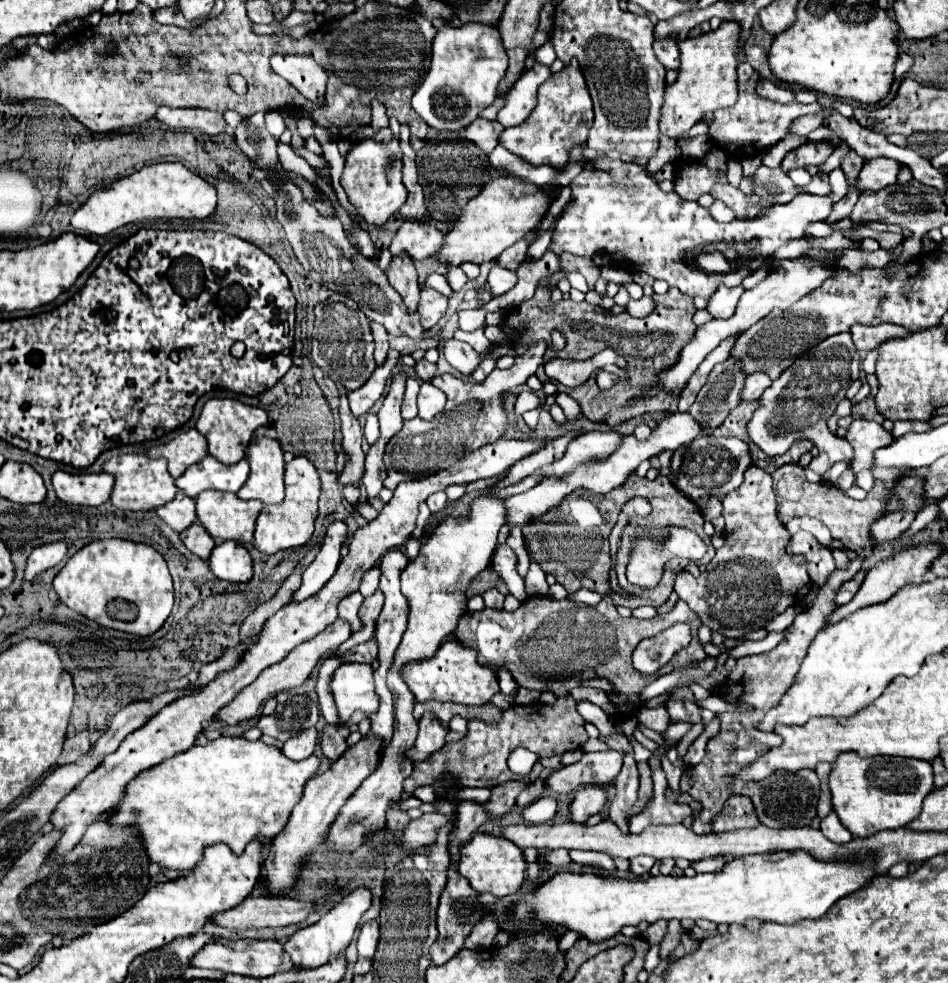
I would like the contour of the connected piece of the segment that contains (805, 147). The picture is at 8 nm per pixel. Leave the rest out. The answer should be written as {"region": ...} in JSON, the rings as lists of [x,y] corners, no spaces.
{"region":[[[806,142],[786,154],[786,158],[782,160],[782,170],[790,172],[794,168],[820,166],[826,162],[826,158],[832,154],[832,150],[834,150],[834,146],[830,142]]]}

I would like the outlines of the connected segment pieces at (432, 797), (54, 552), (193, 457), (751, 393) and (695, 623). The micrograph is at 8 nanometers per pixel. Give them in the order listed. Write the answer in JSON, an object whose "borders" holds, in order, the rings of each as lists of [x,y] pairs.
{"borders":[[[[432,785],[420,786],[416,792],[414,792],[416,798],[420,798],[422,802],[436,802],[436,788]]],[[[58,540],[58,542],[48,542],[42,546],[36,546],[32,550],[32,554],[28,556],[28,564],[26,564],[26,580],[36,578],[40,572],[56,566],[62,562],[62,558],[66,556],[66,542]]],[[[190,428],[166,444],[154,446],[148,450],[148,458],[166,458],[168,472],[172,478],[180,478],[186,468],[200,462],[208,454],[206,438],[196,430]]],[[[764,372],[750,374],[746,378],[746,384],[742,386],[742,402],[754,402],[754,400],[758,400],[760,394],[764,392],[764,388],[768,388],[770,384],[772,384],[772,380]]],[[[606,594],[596,606],[572,604],[568,600],[554,600],[548,596],[532,596],[526,598],[516,612],[490,608],[482,612],[466,612],[462,620],[458,620],[454,640],[474,648],[482,666],[488,666],[496,672],[500,668],[506,668],[510,670],[518,686],[530,690],[544,692],[550,690],[552,682],[560,680],[574,680],[580,686],[582,680],[592,678],[584,676],[588,672],[598,678],[608,678],[616,688],[616,692],[610,694],[616,706],[616,716],[622,718],[632,714],[642,704],[640,690],[644,686],[636,684],[636,688],[632,688],[632,648],[642,638],[656,636],[658,632],[670,628],[676,622],[688,622],[692,628],[692,642],[684,656],[676,656],[676,666],[690,666],[694,662],[702,662],[706,658],[706,652],[698,640],[698,628],[702,622],[694,612],[690,612],[688,604],[682,600],[678,600],[676,606],[666,614],[658,614],[650,620],[636,620],[622,618],[616,612],[610,594]]]]}

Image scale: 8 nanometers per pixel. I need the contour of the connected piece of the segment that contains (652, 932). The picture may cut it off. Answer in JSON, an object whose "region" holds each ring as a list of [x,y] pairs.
{"region":[[[660,920],[660,922],[656,922],[654,926],[650,926],[650,928],[644,932],[644,938],[648,940],[650,946],[656,946],[656,944],[662,942],[662,938],[664,938],[664,934],[666,934],[666,924],[668,924],[666,920],[664,920],[664,922]]]}

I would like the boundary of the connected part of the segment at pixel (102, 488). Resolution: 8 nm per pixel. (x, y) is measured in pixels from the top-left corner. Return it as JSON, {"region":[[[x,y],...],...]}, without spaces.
{"region":[[[58,470],[52,476],[52,484],[58,500],[66,504],[100,506],[110,498],[114,476],[110,476],[108,472],[70,474],[70,472]]]}

